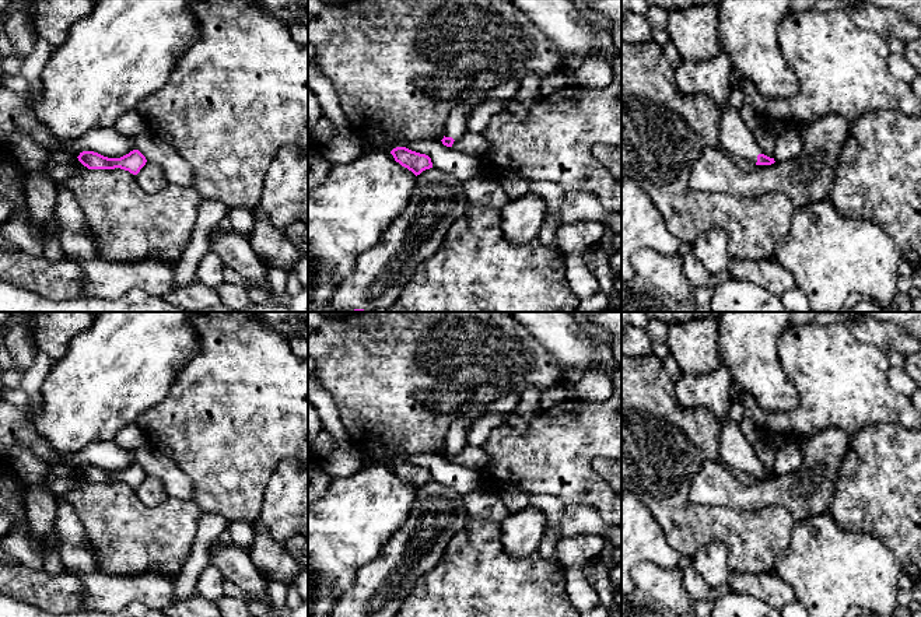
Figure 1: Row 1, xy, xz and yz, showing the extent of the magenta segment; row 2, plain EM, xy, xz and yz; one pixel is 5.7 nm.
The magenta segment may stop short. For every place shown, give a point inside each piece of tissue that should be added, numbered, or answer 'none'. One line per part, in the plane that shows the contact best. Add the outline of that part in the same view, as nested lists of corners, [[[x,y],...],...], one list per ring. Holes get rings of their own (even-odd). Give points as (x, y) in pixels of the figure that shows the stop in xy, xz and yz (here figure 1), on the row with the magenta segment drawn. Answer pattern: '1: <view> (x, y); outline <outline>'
1: yz (735, 139); outline [[[729,104],[721,109],[719,147],[731,157],[747,158],[754,164],[757,162],[757,155],[763,154],[753,133],[742,120],[739,111]]]

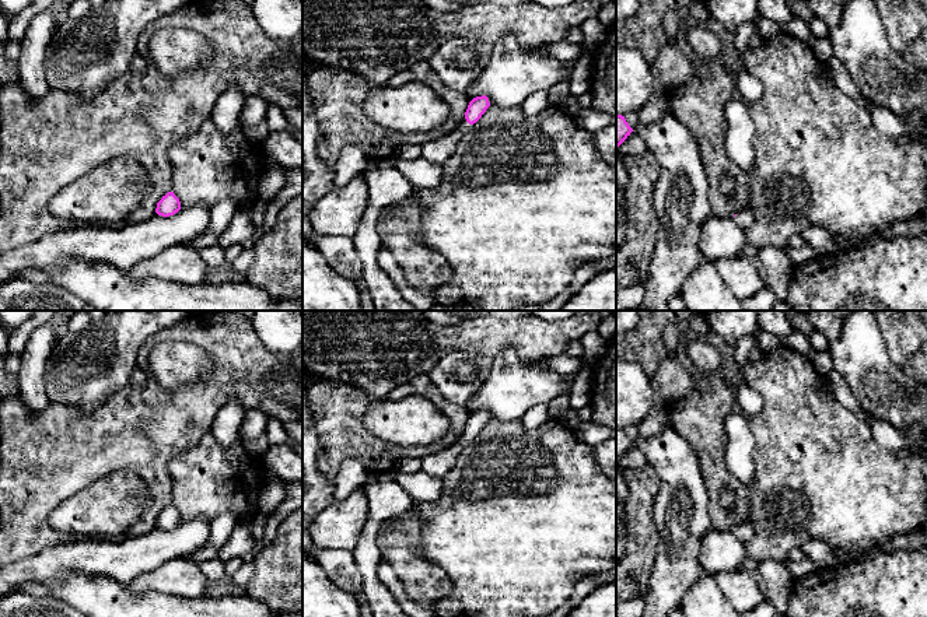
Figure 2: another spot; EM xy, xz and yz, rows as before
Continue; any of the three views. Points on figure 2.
1: xz (440, 150); outline [[[466,122],[464,126],[454,129],[445,136],[431,140],[421,146],[421,158],[433,164],[442,165],[455,153],[455,147],[461,141],[468,126],[469,123]]]

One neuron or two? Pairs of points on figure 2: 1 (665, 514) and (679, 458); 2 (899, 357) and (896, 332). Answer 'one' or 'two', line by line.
1: one
2: one

